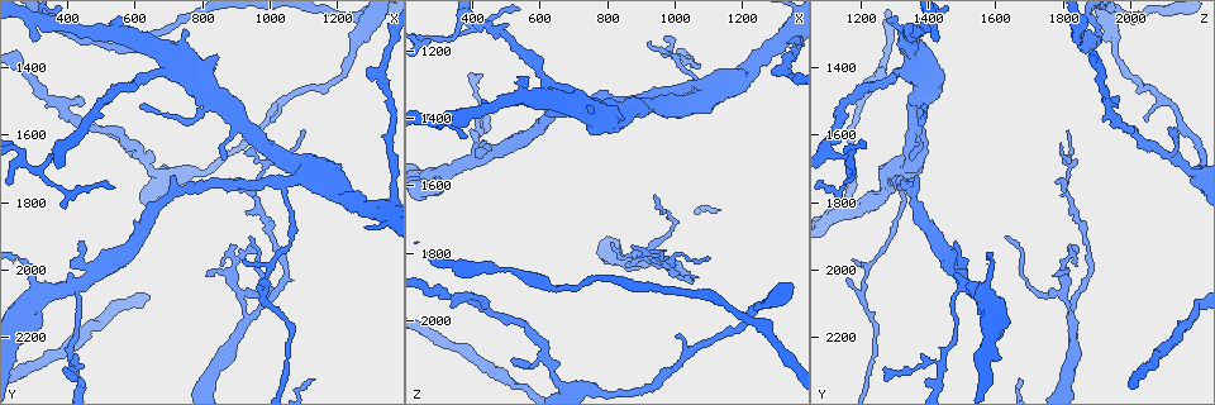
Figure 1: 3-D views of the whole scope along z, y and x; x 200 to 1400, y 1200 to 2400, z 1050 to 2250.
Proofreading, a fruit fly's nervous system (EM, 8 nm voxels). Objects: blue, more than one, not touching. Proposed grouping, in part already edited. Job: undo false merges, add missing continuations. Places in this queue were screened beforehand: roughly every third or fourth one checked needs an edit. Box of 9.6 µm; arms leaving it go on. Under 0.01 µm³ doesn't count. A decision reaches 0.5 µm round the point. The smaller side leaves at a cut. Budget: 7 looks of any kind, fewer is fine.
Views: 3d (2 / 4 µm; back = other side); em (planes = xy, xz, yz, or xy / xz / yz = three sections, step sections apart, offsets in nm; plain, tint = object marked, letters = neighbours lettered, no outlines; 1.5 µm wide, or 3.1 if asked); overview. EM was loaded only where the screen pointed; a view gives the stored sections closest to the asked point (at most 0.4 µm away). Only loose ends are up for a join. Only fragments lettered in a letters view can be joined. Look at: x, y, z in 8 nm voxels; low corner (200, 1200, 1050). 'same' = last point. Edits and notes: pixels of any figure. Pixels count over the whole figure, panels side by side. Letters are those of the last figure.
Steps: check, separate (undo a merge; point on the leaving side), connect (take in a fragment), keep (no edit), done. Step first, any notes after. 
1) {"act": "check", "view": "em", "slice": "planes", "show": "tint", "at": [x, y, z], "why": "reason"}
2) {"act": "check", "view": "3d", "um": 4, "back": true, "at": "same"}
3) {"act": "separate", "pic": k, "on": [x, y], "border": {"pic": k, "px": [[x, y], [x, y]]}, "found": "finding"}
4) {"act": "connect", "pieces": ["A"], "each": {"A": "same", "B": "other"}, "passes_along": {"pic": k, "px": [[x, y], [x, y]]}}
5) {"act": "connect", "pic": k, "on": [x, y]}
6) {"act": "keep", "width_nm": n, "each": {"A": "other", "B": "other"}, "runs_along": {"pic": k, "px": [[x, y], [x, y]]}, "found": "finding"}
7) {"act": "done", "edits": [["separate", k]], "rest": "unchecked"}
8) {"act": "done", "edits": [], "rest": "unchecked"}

{"act": "check", "view": "em", "slice": "planes", "show": "tint", "at": [970, 1630, 1790], "why": "thin end"}

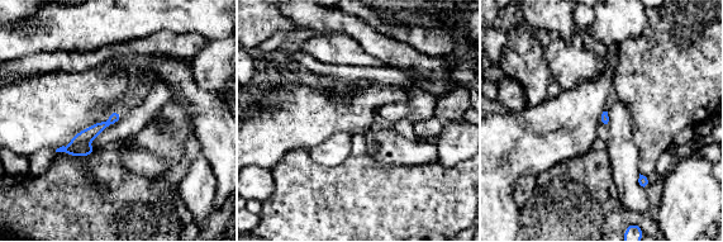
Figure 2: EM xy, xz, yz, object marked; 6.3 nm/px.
{"act": "check", "view": "em", "slice": "planes", "show": "letters", "at": "same", "why": "what lies round it"}

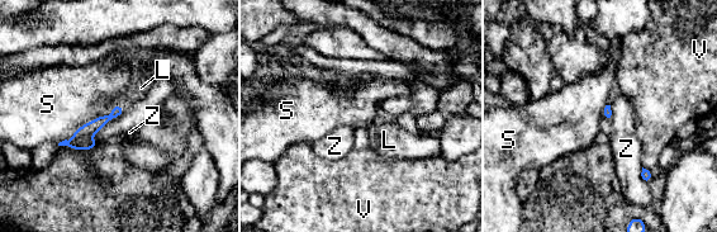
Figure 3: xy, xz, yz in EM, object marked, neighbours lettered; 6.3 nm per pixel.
{"act": "keep", "each": {"L": "other", "S": "other", "V": "other", "Z": "other"}, "runs_along": {"pic": 3, "px": [[119, 109], [71, 143]]}, "found": "no lettered fragment goes on from it"}

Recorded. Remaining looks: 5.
{"act": "check", "view": "em", "um": 3.1, "slice": "xy", "step": 8, "show": "letters", "at": [950, 2130, 1820], "why": "four-way junction"}

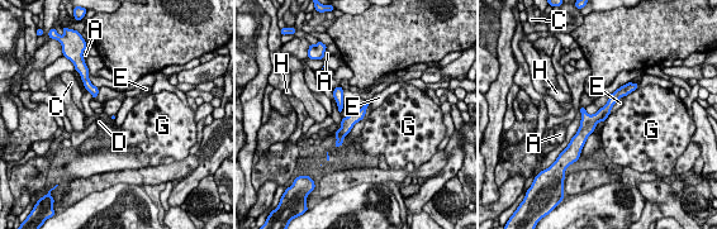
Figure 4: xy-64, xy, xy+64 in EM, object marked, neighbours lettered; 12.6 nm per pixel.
{"act": "keep", "each": {"A": "other", "C": "other", "D": "other", "E": "other", "G": "other", "H": "other"}, "runs_along": {"pic": 4, "px": [[626, 89], [575, 139]]}, "found": "one neuron here"}

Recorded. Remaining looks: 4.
{"act": "check", "view": "3d", "um": 2, "at": [520, 1580, 2110], "why": "branch stops here"}

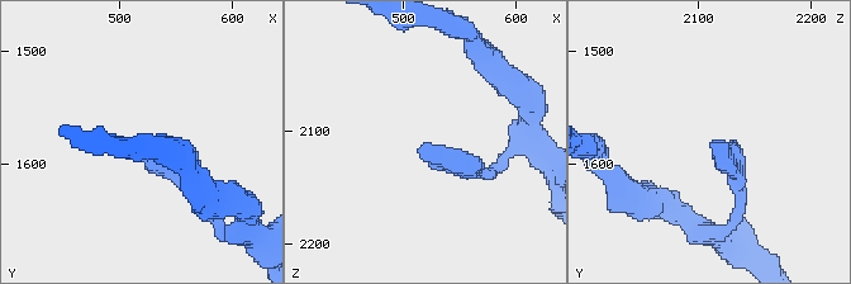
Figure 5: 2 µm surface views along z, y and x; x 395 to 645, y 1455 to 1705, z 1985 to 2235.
{"act": "check", "view": "em", "slice": "planes", "show": "tint", "at": [514, 1578, 2116]}

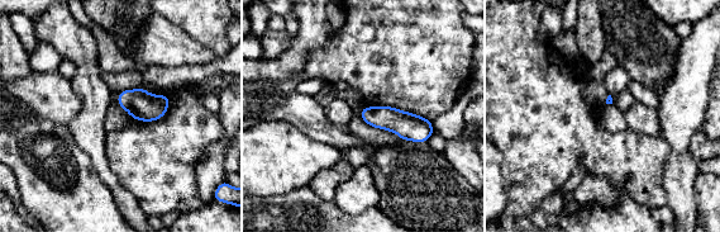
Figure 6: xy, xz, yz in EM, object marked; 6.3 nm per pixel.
{"act": "check", "view": "em", "slice": "planes", "show": "letters", "at": "same", "why": "what lies round it"}

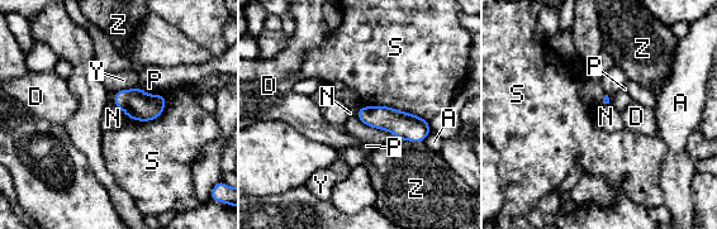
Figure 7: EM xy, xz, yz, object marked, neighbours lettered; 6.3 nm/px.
{"act": "keep", "each": {"A": "other", "D": "other", "N": "other", "P": "other", "S": "other", "Y": "other", "Z": "other"}, "found": "no lettered fragment goes on from it"}

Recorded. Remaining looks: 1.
{"act": "done", "edits": [], "rest": "unchecked"}

